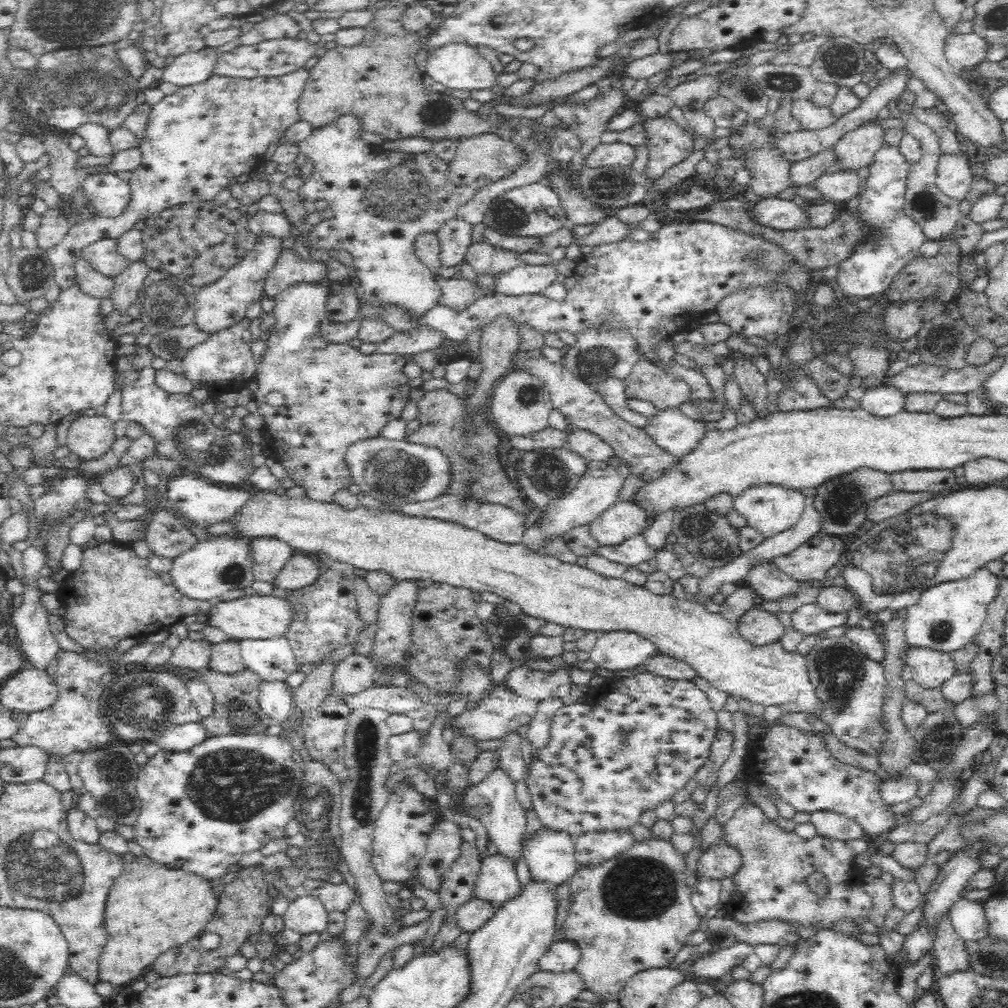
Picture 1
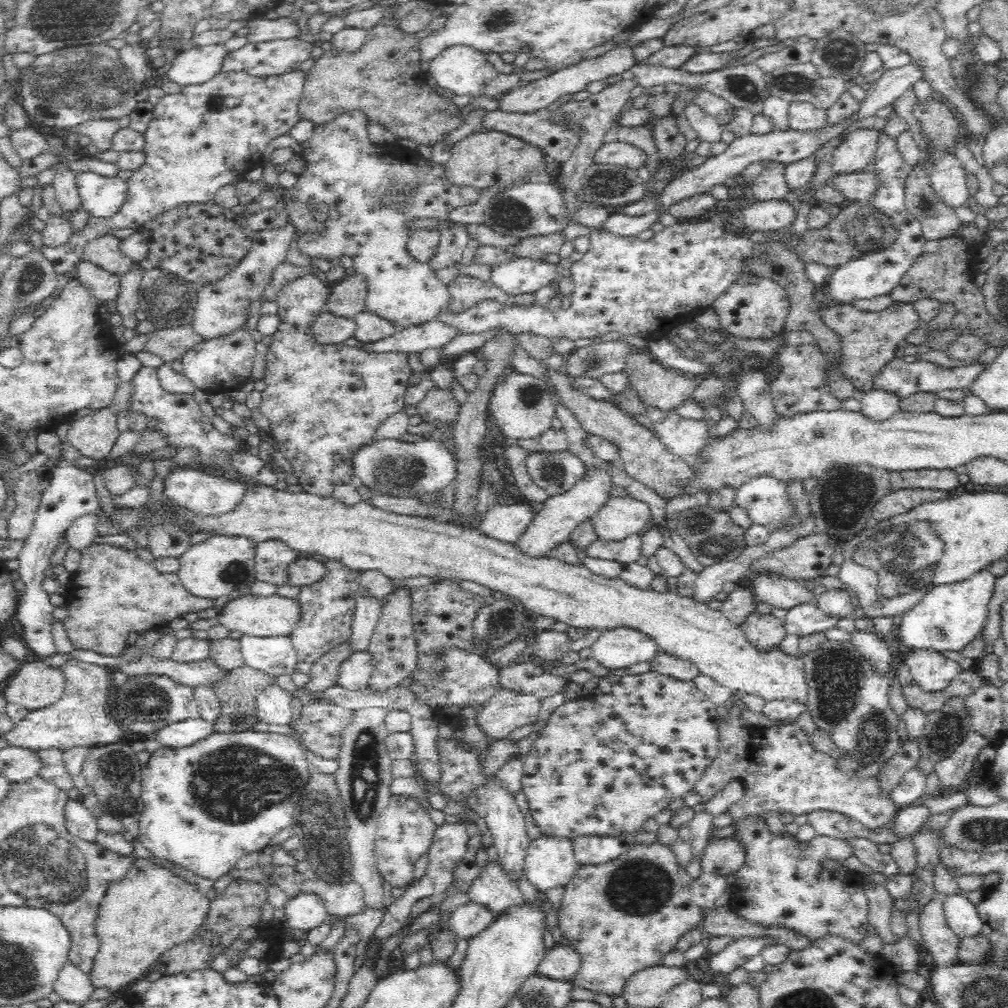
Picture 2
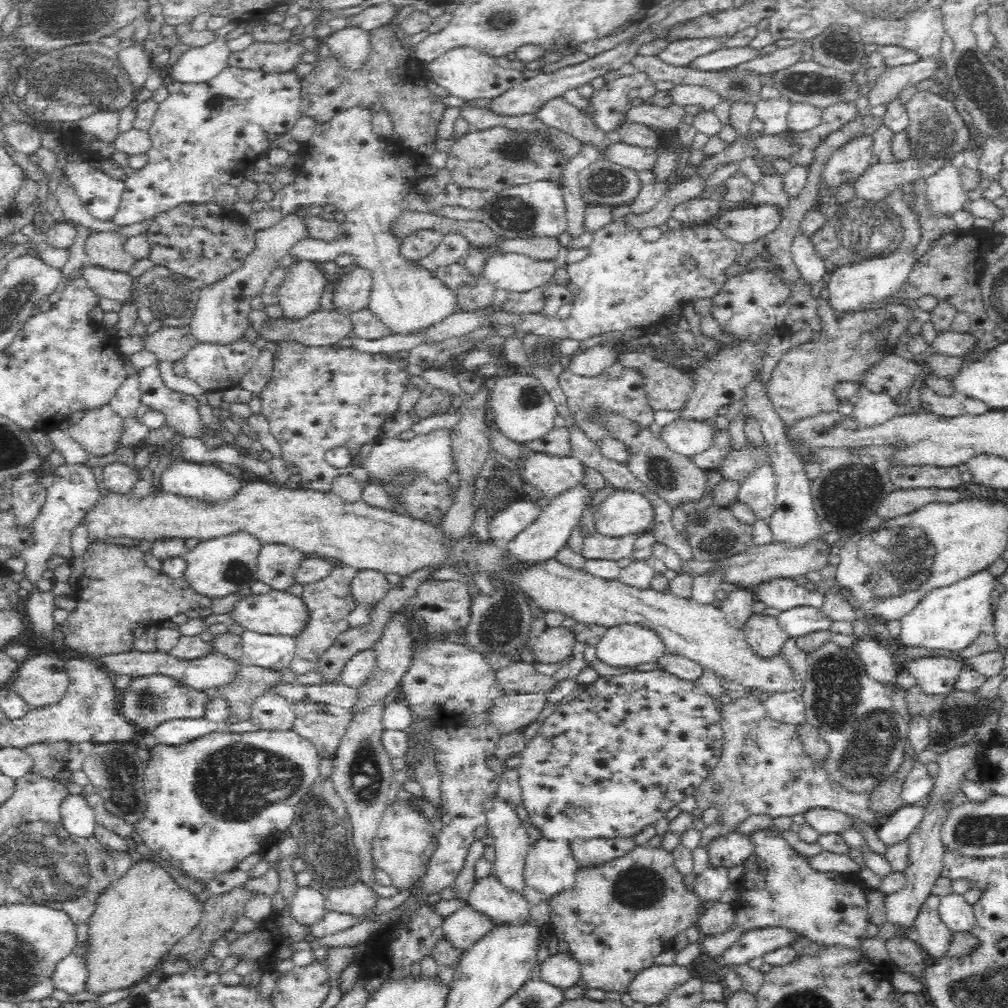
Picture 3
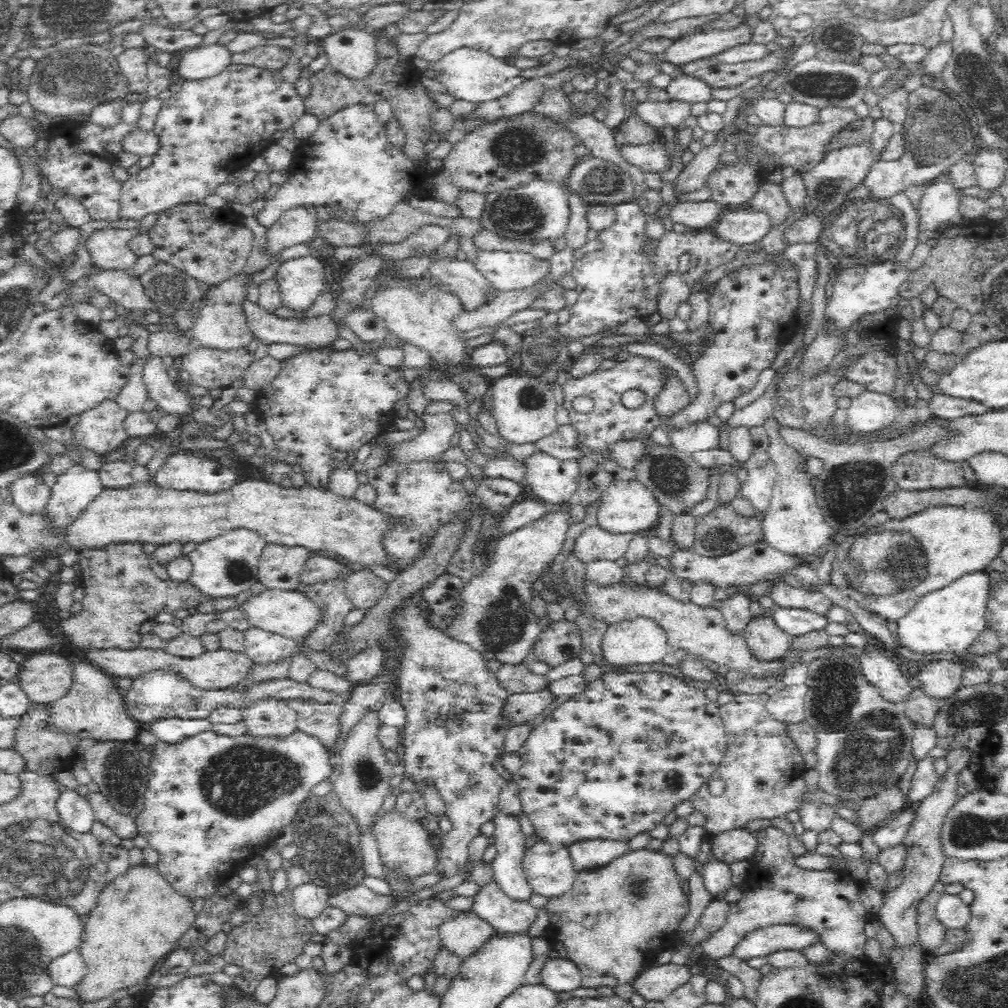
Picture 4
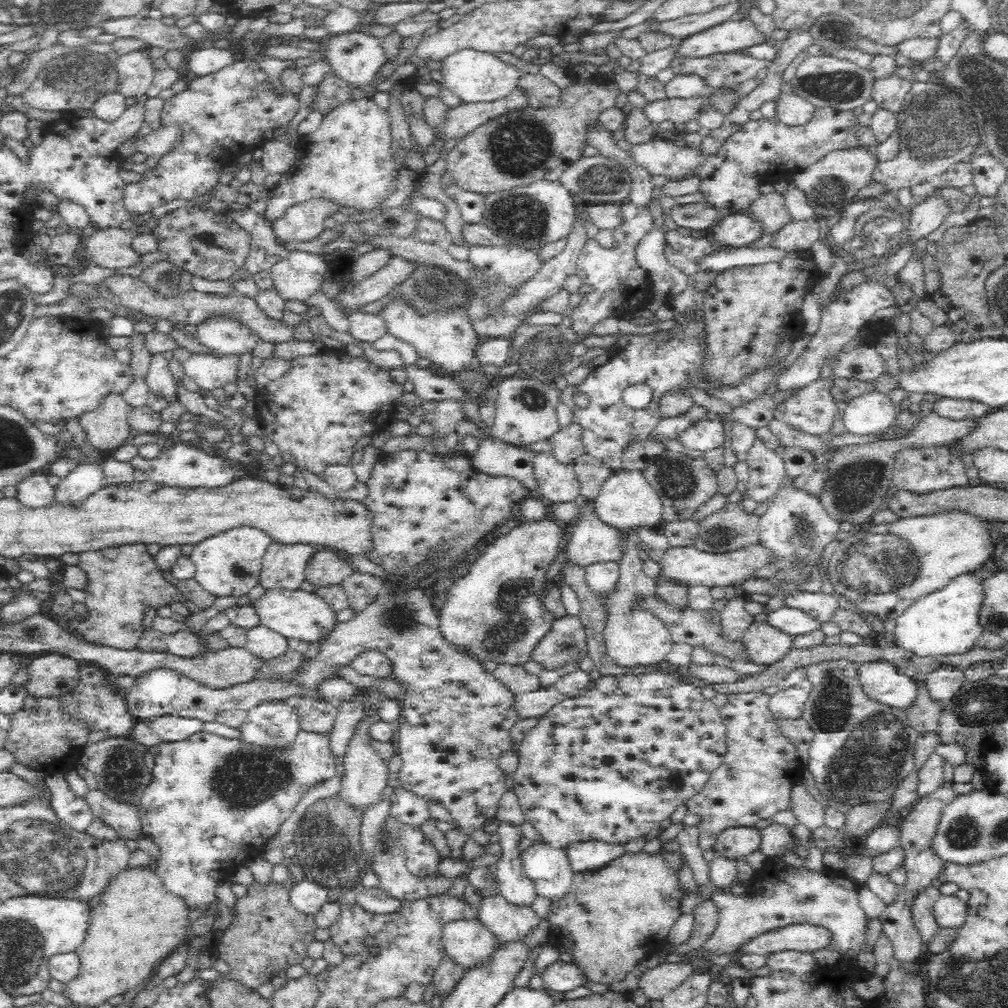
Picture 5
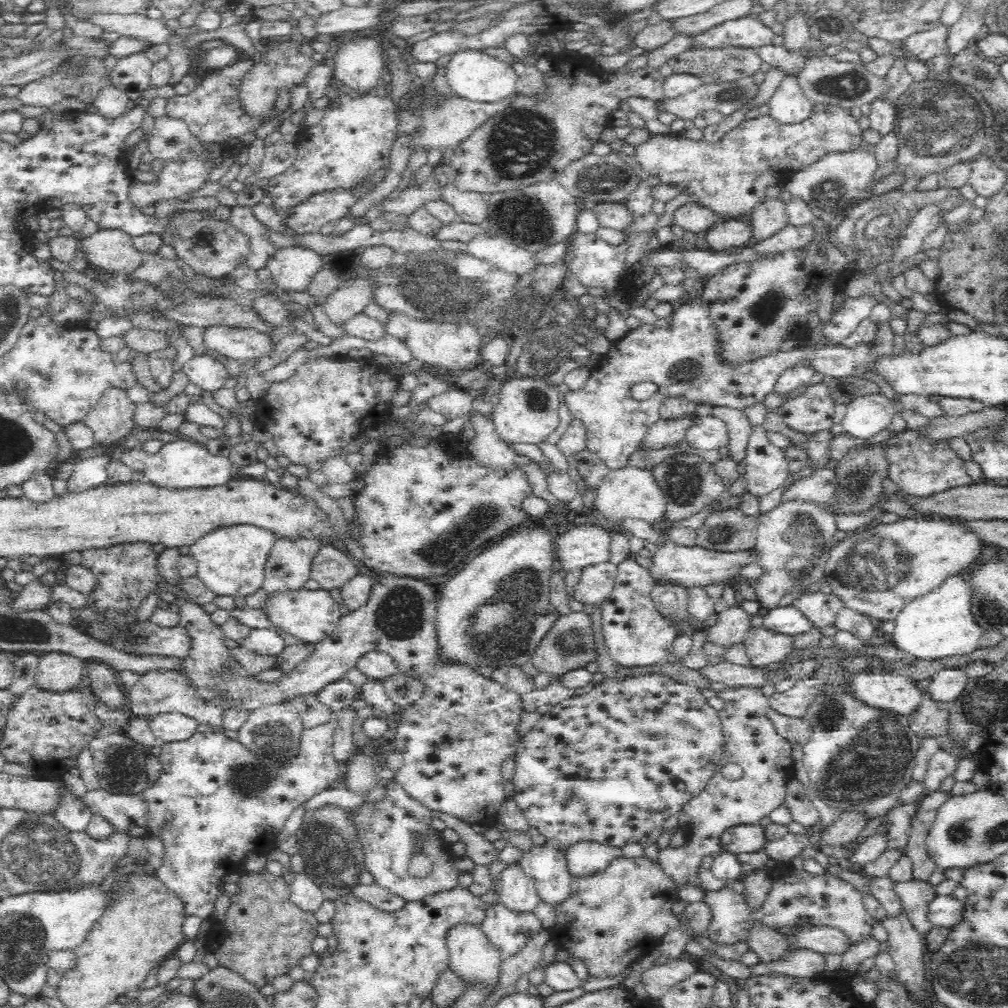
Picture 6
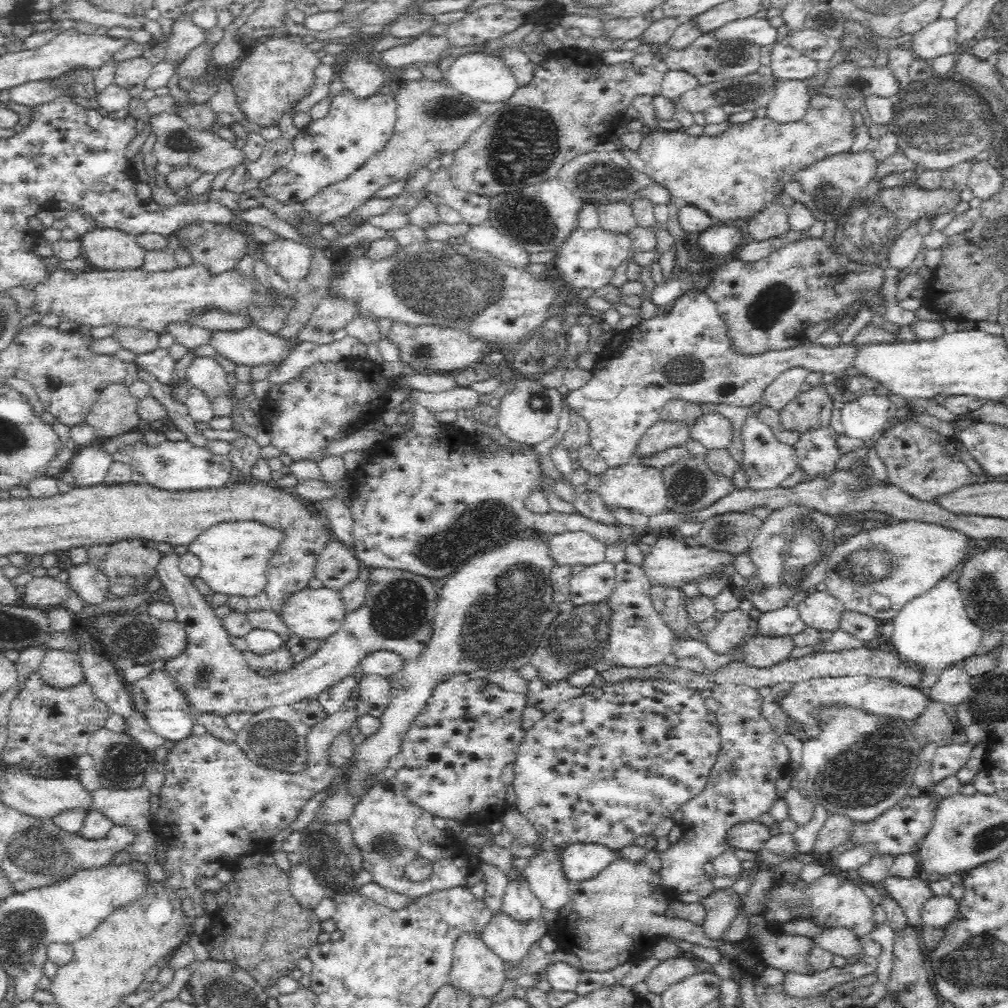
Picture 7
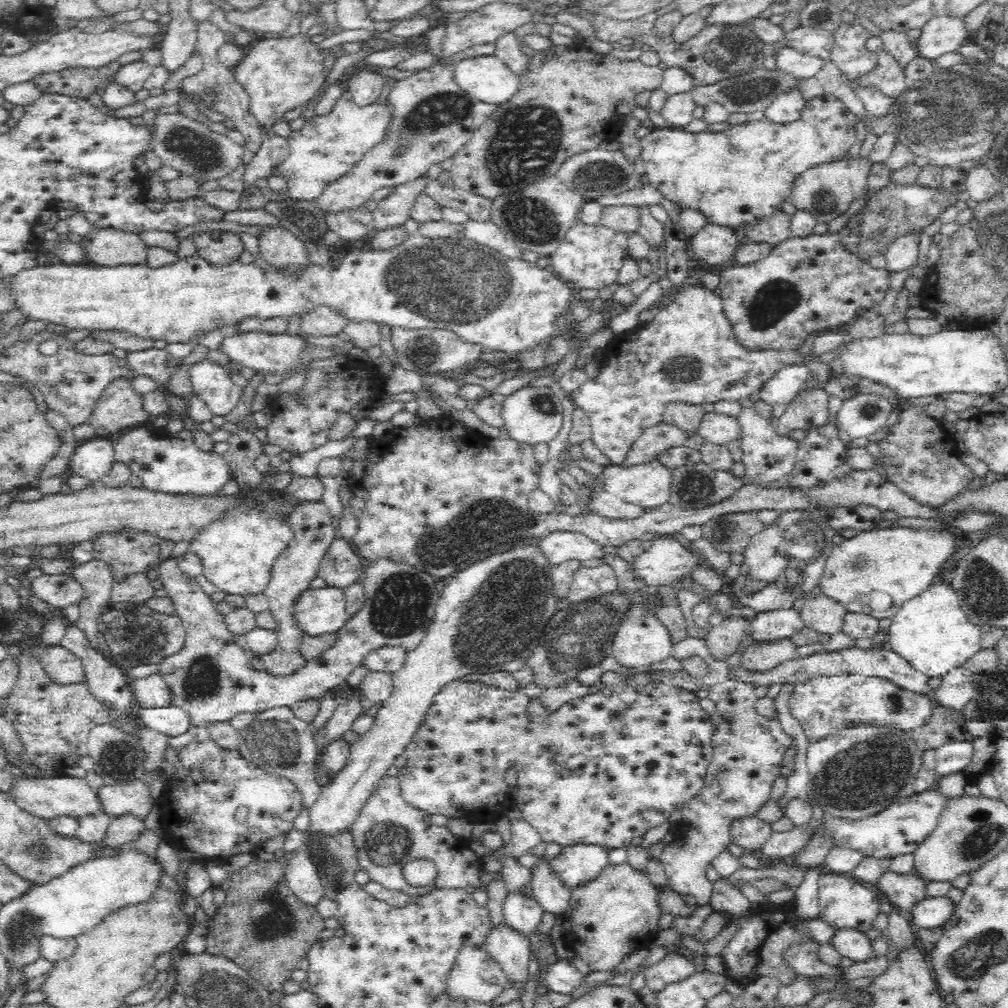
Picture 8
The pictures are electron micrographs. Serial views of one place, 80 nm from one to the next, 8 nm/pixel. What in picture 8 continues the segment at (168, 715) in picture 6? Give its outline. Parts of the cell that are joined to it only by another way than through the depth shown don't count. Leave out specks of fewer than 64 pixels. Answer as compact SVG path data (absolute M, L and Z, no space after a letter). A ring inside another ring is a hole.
M172 706L158 708L135 707L136 717L145 727L167 737L184 734L190 727L186 711Z

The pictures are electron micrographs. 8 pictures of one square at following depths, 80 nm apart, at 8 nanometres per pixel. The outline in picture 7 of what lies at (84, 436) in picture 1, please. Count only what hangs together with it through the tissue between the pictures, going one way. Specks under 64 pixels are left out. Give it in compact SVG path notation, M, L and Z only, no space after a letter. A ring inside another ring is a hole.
M110 384L92 405L85 422L94 428L95 436L101 441L144 429L147 424L138 414L139 402L140 399L130 394L128 386Z

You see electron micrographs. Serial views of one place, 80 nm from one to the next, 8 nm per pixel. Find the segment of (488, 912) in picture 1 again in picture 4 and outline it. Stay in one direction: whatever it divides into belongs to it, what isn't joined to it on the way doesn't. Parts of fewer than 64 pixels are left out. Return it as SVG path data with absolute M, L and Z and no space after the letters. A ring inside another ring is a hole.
M473 912L458 914L458 918L444 922L440 926L439 935L444 950L460 958L462 962L476 957L485 949L485 944L497 936L494 930Z

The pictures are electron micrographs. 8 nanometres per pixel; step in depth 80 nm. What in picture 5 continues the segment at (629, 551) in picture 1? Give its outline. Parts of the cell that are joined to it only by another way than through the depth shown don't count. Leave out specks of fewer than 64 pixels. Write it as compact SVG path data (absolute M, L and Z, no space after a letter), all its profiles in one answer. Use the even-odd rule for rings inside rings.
M595 499L584 501L584 515L570 525L568 532L571 535L568 533L563 538L561 546L569 542L565 564L584 569L589 564L612 562L622 558L616 542L623 531L600 520L594 509Z

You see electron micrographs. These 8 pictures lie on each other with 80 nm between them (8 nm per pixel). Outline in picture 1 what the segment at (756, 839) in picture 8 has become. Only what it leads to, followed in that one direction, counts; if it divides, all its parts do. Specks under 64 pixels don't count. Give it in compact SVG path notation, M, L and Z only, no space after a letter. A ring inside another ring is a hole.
M724 839L720 844L706 848L701 855L696 871L699 877L716 879L733 877L742 866L742 853Z

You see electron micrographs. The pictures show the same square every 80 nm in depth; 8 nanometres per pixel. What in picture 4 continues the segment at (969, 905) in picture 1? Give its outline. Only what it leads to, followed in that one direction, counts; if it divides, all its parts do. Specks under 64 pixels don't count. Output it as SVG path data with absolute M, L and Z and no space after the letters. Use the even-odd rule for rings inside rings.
M941 893L936 902L935 916L945 930L964 929L970 921L970 910L959 895Z

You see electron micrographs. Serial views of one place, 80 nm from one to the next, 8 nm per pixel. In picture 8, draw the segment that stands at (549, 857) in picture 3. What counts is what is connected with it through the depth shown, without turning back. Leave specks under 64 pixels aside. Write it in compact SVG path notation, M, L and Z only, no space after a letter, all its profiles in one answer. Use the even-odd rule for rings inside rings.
M543 859L533 869L533 898L544 910L560 916L570 908L571 889L558 883L554 877L550 877L550 871L546 867L547 860Z

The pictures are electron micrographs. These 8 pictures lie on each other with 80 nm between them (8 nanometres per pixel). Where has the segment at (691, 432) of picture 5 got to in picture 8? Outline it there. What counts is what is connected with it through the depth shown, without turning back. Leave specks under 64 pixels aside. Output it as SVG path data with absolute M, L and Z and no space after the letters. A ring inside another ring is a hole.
M716 411L706 413L700 425L700 437L718 445L728 446L732 441L742 439L742 434L744 434L744 429L736 417Z

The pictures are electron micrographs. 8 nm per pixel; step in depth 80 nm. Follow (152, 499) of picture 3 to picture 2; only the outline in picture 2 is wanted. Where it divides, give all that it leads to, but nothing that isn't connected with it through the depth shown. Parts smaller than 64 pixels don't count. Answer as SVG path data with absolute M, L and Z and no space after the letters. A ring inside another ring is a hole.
M258 483L256 485L252 484L250 486L246 485L244 494L242 494L242 498L240 498L238 502L236 502L234 506L230 508L230 510L223 511L222 514L198 514L196 510L190 510L188 506L181 506L181 503L178 503L173 498L168 498L166 496L165 500L162 500L162 502L158 504L158 508L156 508L156 510L149 510L148 508L146 508L145 505L143 505L141 508L122 506L118 506L118 508L114 507L114 512L112 512L112 514L105 514L102 511L99 511L97 514L94 514L94 530L96 535L98 535L98 531L96 529L98 518L106 518L106 520L108 520L108 522L112 524L112 530L114 533L130 532L130 534L132 534L134 530L140 530L140 528L150 528L148 529L148 533L152 533L154 529L157 529L157 526L172 525L174 529L178 529L178 532L186 533L186 535L188 536L192 536L193 534L196 534L196 532L210 532L212 536L214 536L214 534L218 536L246 535L248 538L253 539L256 543L280 541L286 546L288 546L288 548L298 551L303 556L315 556L324 559L325 561L341 561L346 566L359 572L366 570L377 570L380 571L382 574L385 574L387 578L390 579L408 579L413 578L414 576L442 576L446 577L445 579L454 580L457 577L457 579L461 580L474 581L474 583L483 585L484 587L487 587L492 592L496 592L497 594L510 595L514 598L517 598L532 615L553 616L554 618L557 618L560 622L567 623L571 628L597 628L603 631L606 629L618 628L618 626L634 627L636 630L641 630L644 634L649 634L659 644L660 653L666 652L672 656L676 656L678 658L682 658L696 664L701 674L710 676L710 678L721 684L722 687L727 687L732 689L733 691L737 691L740 693L759 695L764 701L774 700L774 698L786 698L787 696L788 698L797 698L800 702L805 702L806 680L804 678L803 662L796 657L790 657L784 654L782 650L780 650L779 646L776 647L773 651L770 651L769 653L760 653L760 651L754 648L754 645L751 645L747 641L747 638L745 637L744 631L741 629L741 627L734 626L725 617L721 610L713 610L712 608L710 608L710 606L708 606L707 603L698 602L693 597L687 596L685 594L678 595L672 592L658 592L654 591L653 589L639 590L634 586L629 586L628 584L626 584L626 582L620 580L620 578L602 578L600 576L592 574L592 572L590 572L590 570L584 567L583 564L578 566L572 566L554 557L525 557L524 555L518 553L518 549L514 549L514 545L494 540L493 538L486 536L484 533L482 533L480 530L477 530L476 528L464 530L454 525L448 525L448 523L438 524L435 520L432 520L432 518L428 517L387 513L386 511L380 510L379 508L372 506L370 503L368 503L368 501L360 501L357 502L355 505L346 506L345 503L340 502L337 498L334 498L333 495L318 495L306 492L304 490L298 493L290 493L286 490L277 490L273 486L268 486L267 484L262 483Z

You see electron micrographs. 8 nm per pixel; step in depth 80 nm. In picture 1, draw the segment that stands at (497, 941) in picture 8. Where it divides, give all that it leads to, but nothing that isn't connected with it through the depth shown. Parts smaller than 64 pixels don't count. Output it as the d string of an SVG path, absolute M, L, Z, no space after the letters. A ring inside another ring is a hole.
M498 854L481 860L481 871L472 888L472 898L490 903L495 911L509 900L518 898L523 887L518 882L514 865Z

